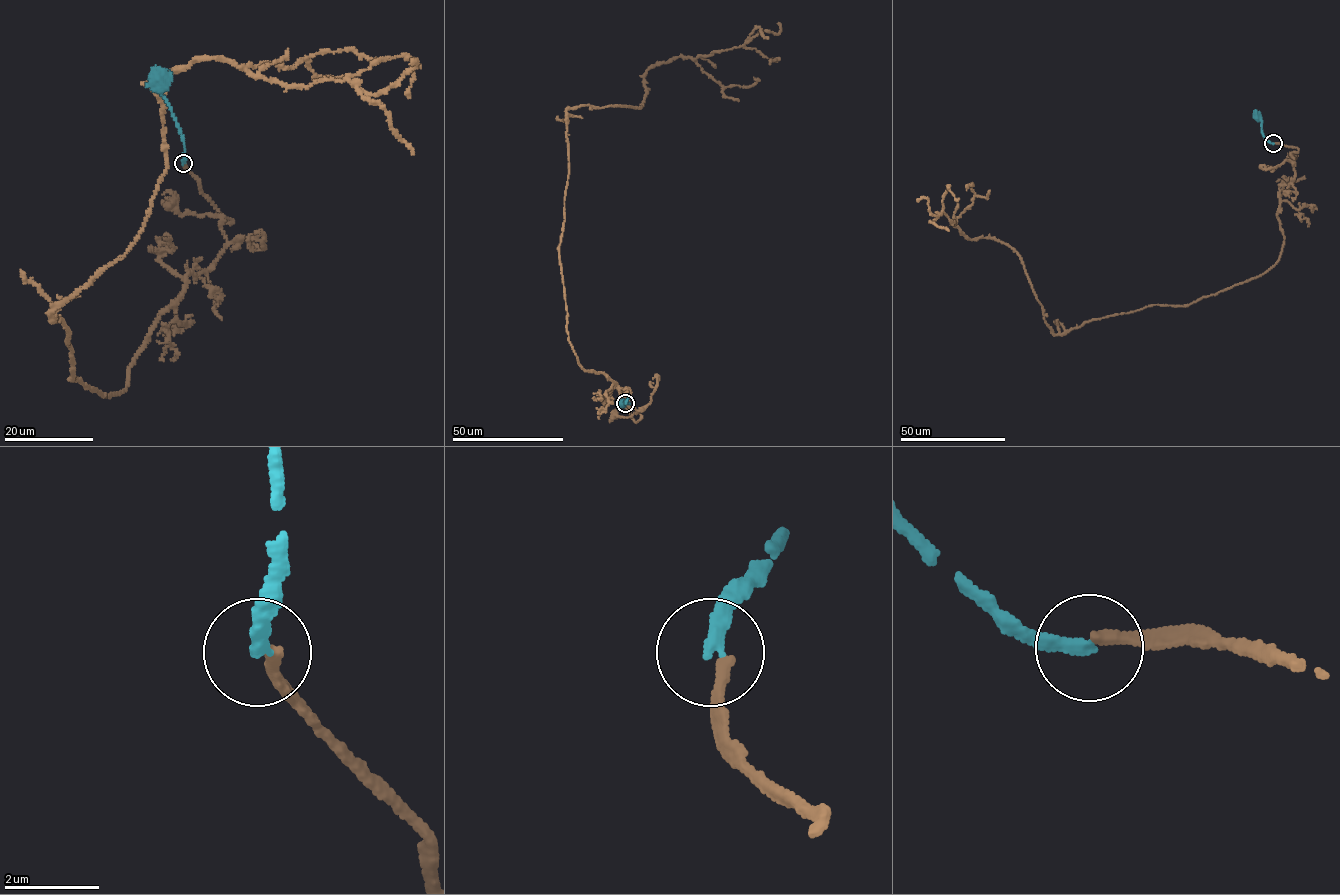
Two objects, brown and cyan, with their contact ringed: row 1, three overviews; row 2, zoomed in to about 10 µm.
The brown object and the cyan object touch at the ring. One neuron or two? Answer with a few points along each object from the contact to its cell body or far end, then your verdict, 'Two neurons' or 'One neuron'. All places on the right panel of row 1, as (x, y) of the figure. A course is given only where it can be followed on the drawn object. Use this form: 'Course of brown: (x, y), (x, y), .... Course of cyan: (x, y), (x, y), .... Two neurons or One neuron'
Course of brown: (1273, 143), (1299, 150), (1274, 265), (1065, 333), (1019, 254), (950, 222), (947, 186), (959, 198). Course of cyan: (1273, 143), (1264, 137), (1261, 120), (1257, 117). Two neurons

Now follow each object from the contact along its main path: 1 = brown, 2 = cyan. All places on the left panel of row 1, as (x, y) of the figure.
1: (183, 163), (225, 248), (102, 394), (50, 314), (150, 205), (149, 83), (407, 55), (406, 92)
2: (183, 163), (185, 143), (156, 81)

